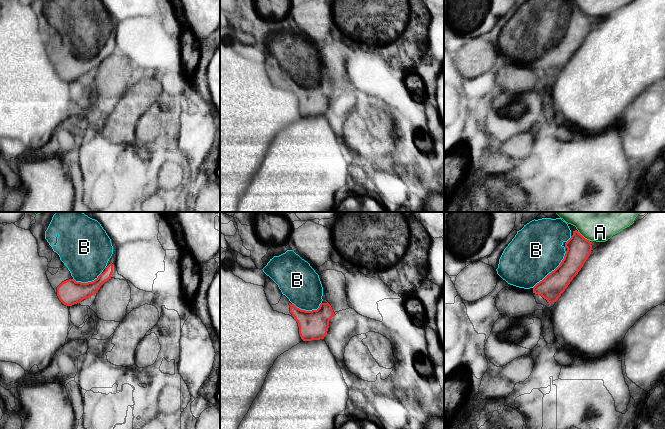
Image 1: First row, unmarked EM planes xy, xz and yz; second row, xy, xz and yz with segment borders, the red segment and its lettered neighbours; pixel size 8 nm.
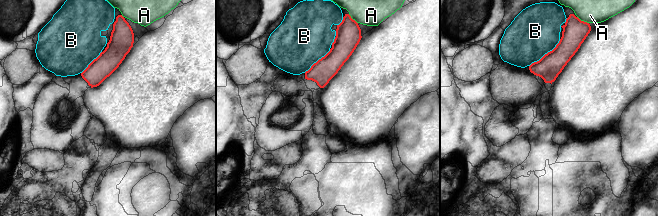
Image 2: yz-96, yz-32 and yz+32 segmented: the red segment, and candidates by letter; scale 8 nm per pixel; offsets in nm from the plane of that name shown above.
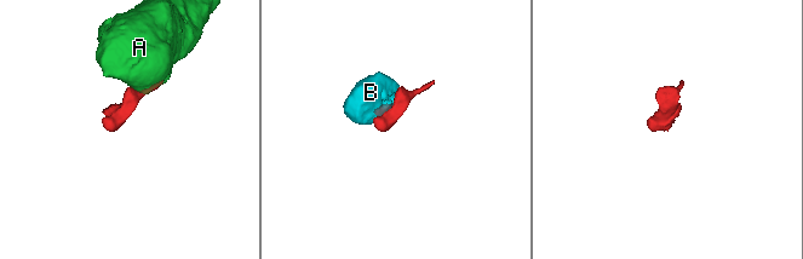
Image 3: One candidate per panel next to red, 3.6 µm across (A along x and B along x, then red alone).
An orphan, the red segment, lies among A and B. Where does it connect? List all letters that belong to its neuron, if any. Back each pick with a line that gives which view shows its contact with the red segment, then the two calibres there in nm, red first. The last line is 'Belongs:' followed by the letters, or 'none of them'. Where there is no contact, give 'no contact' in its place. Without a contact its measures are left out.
B: meets red in yz; 190 nm thick on the red side, 420 nm on the other
Belongs: B

